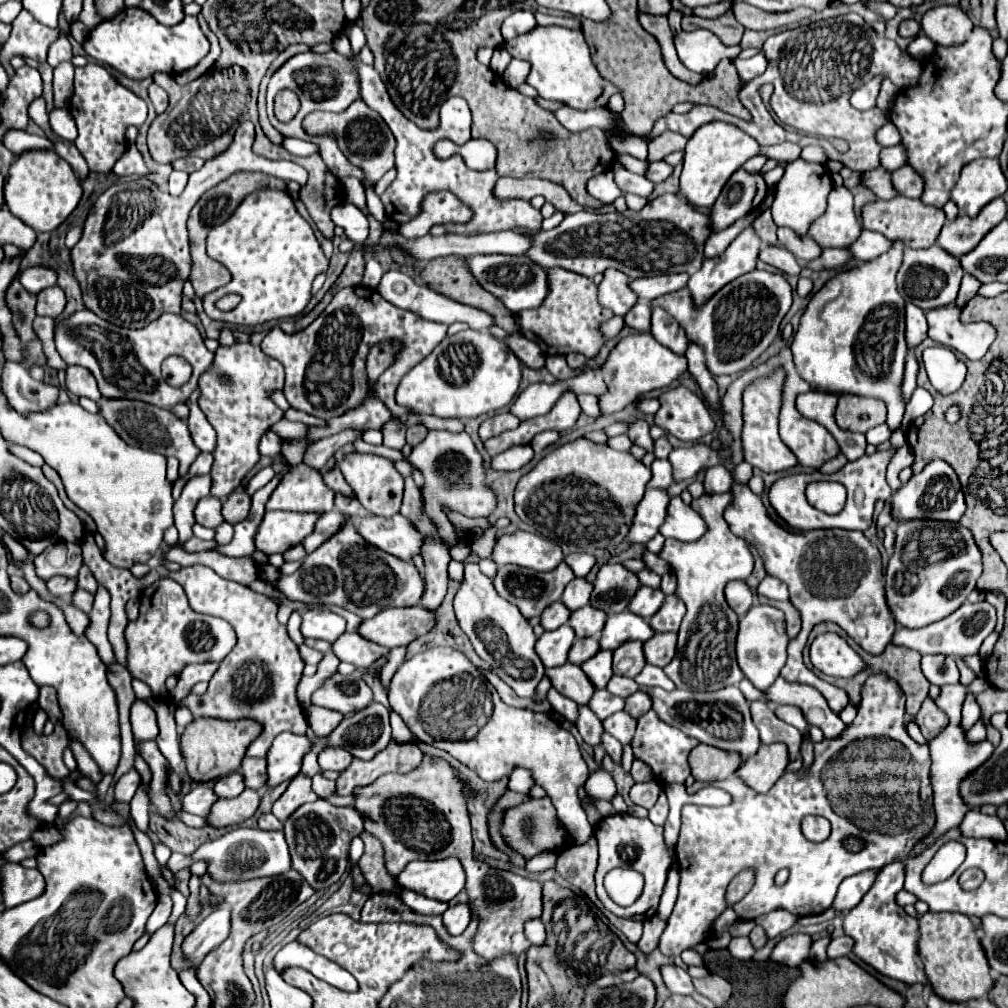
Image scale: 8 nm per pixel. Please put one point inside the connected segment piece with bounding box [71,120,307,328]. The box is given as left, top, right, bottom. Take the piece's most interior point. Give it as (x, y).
(133, 257)

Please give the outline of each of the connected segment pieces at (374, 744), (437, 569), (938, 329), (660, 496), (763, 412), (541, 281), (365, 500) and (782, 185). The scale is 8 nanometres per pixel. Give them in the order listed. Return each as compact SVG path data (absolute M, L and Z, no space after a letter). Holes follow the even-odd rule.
M373 702L373 704L369 704L367 708L363 708L361 712L355 712L353 716L345 716L345 718L341 720L341 724L339 724L329 736L319 738L317 734L311 734L309 740L313 740L313 748L305 754L301 772L303 772L303 774L309 774L309 776L315 776L315 772L317 772L315 760L317 760L321 748L335 748L335 746L341 746L341 748L345 748L353 758L371 760L371 758L373 758L377 752L381 752L381 750L389 744L389 740L391 740L389 712L387 707L379 706L377 702ZM357 734L359 734L359 736L357 736Z
M437 538L429 540L423 546L421 556L425 560L425 594L421 598L421 606L433 612L441 606L441 600L445 598L447 592L447 582L449 582L447 564L451 556L449 548L445 548L445 544L441 544Z
M955 304L933 310L933 340L955 348L967 360L979 360L995 340L995 328L989 322L961 324Z
M649 488L643 500L637 504L637 512L627 540L631 544L647 544L659 532L659 526L667 516L667 504L669 504L667 490Z
M775 368L771 375L757 379L749 384L743 392L743 430L741 430L741 446L743 446L743 458L751 466L763 470L763 472L779 472L785 468L791 468L797 464L797 458L793 452L781 442L777 432L777 418L781 410L781 388L785 386L785 370Z
M493 254L493 256L467 256L465 262L469 264L469 272L473 272L473 278L493 296L497 296L505 308L509 308L513 314L525 308L535 308L543 302L543 298L547 296L547 272L533 264L529 258L525 256L501 256L501 254Z
M353 452L339 462L339 470L345 476L345 480L349 482L349 486L355 490L357 500L369 512L373 512L377 516L393 516L399 512L401 496L403 496L403 476L395 470L391 460L381 458L381 456L373 456L373 454Z
M801 158L789 162L785 166L783 178L779 180L779 184L775 188L775 200L771 206L775 224L787 226L787 228L795 230L797 234L807 234L809 224L825 212L825 200L827 200L827 194L831 192L831 188L833 188L831 174L829 174L827 166L805 162Z

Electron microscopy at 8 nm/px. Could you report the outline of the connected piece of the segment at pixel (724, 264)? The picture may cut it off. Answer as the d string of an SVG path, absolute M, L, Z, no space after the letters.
M747 226L727 246L727 250L721 256L703 260L701 270L697 270L687 282L693 304L695 306L705 304L705 300L709 300L715 292L719 292L721 286L733 282L741 274L755 270L759 248L761 248L759 234L755 232L753 226Z

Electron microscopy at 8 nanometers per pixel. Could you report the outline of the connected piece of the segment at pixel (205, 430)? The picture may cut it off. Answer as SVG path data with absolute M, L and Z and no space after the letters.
M195 390L191 394L191 400L187 402L187 406L191 408L191 414L187 418L187 426L189 426L189 432L191 432L193 442L197 444L197 448L203 450L203 452L213 452L213 448L215 448L215 430L207 422L205 414L199 410L197 396L199 396L199 392Z

